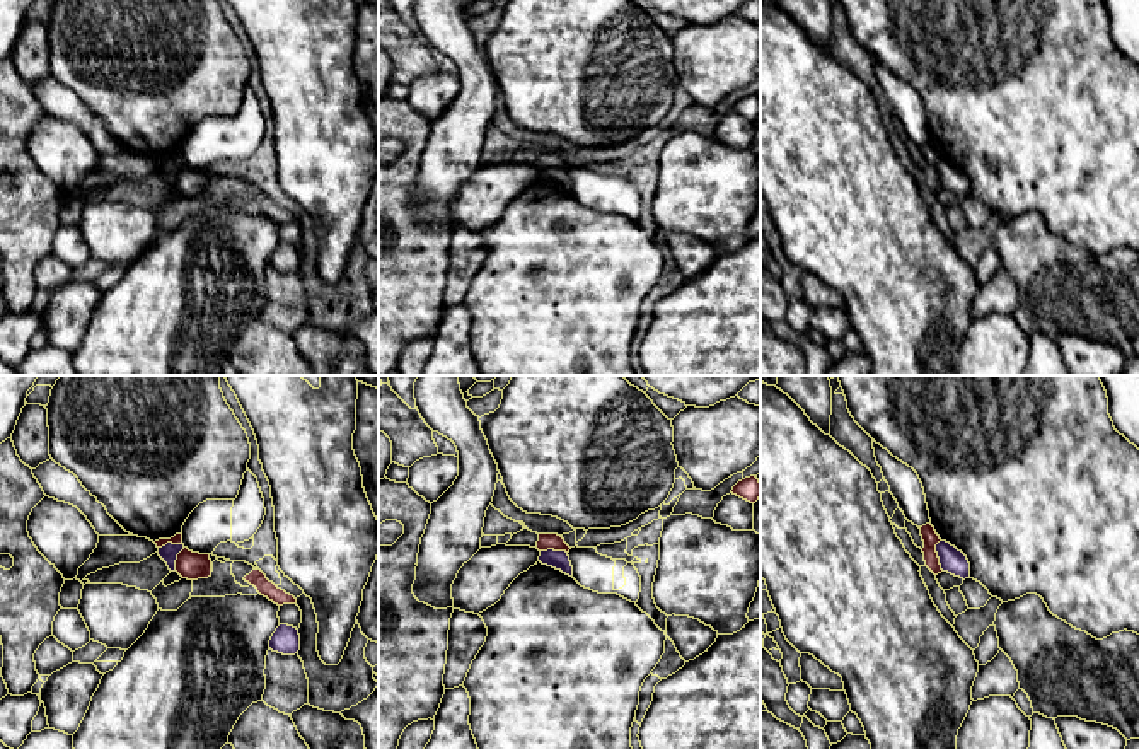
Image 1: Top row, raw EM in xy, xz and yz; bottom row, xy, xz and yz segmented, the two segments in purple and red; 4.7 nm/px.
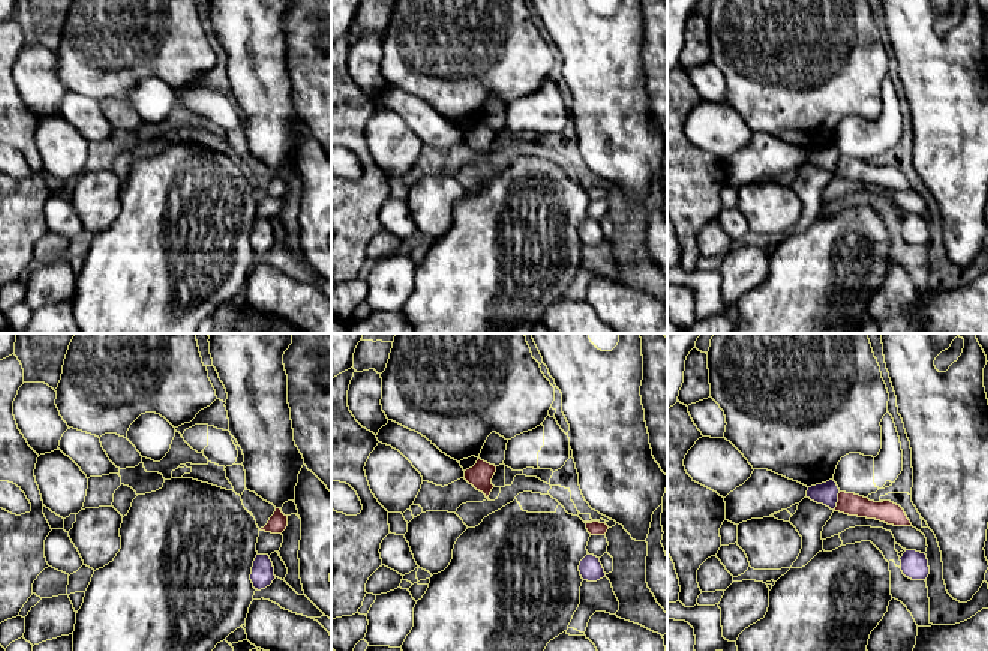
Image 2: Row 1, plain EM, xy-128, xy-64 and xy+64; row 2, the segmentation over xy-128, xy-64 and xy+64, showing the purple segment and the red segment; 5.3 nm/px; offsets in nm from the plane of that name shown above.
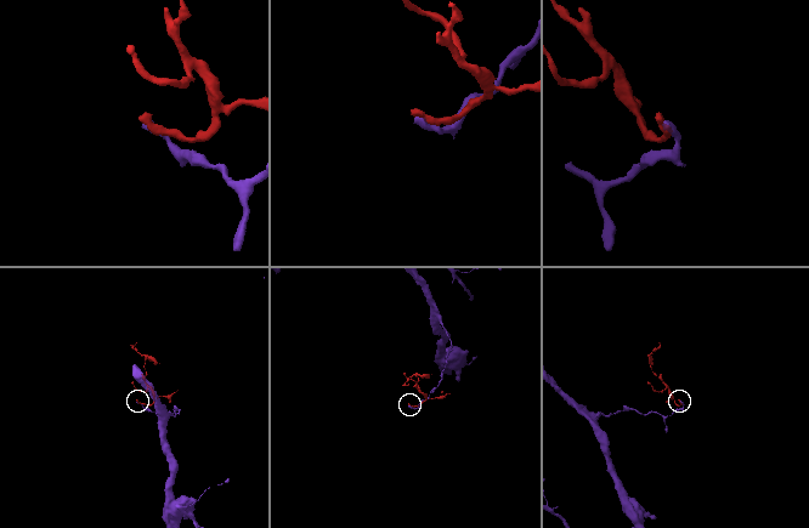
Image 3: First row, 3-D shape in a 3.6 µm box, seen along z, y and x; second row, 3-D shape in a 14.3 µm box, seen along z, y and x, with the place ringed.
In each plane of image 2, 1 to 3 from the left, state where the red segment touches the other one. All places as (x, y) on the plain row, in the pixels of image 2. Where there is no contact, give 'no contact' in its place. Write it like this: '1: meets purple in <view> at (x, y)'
1: no contact
2: no contact
3: meets purple in xy+64 at (837, 165)

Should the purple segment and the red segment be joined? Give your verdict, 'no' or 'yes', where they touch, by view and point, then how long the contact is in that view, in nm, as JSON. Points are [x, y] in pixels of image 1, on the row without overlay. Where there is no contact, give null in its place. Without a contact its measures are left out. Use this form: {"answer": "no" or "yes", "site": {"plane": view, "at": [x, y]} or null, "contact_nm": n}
{"answer": "no", "site": {"plane": "yz", "at": [938, 173]}, "contact_nm": 150}

